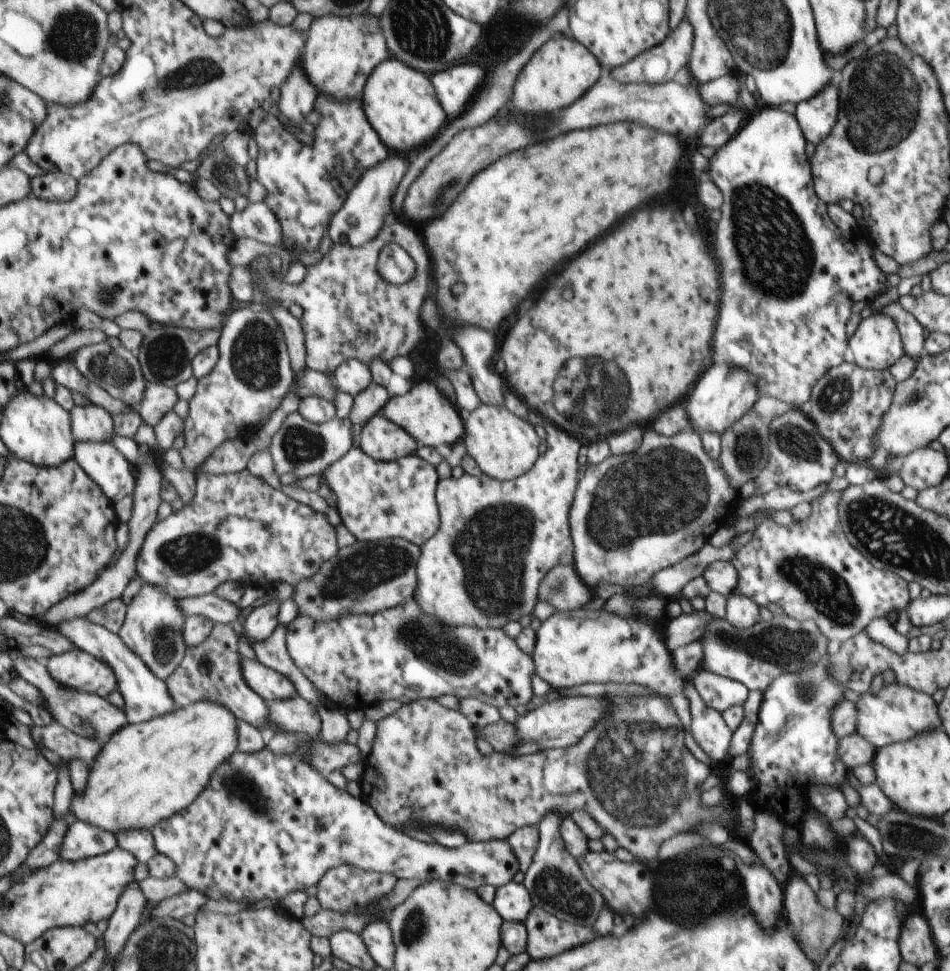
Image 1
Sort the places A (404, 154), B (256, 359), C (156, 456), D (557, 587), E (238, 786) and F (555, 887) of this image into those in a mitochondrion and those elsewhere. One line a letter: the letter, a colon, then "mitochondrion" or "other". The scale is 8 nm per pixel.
A: other
B: mitochondrion
C: other
D: mitochondrion
E: mitochondrion
F: mitochondrion

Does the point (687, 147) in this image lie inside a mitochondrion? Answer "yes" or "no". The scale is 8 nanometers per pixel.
no

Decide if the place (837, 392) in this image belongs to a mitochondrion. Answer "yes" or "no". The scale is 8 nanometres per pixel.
yes

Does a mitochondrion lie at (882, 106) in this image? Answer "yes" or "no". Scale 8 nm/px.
yes

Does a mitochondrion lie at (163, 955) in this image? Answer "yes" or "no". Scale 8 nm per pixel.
yes

